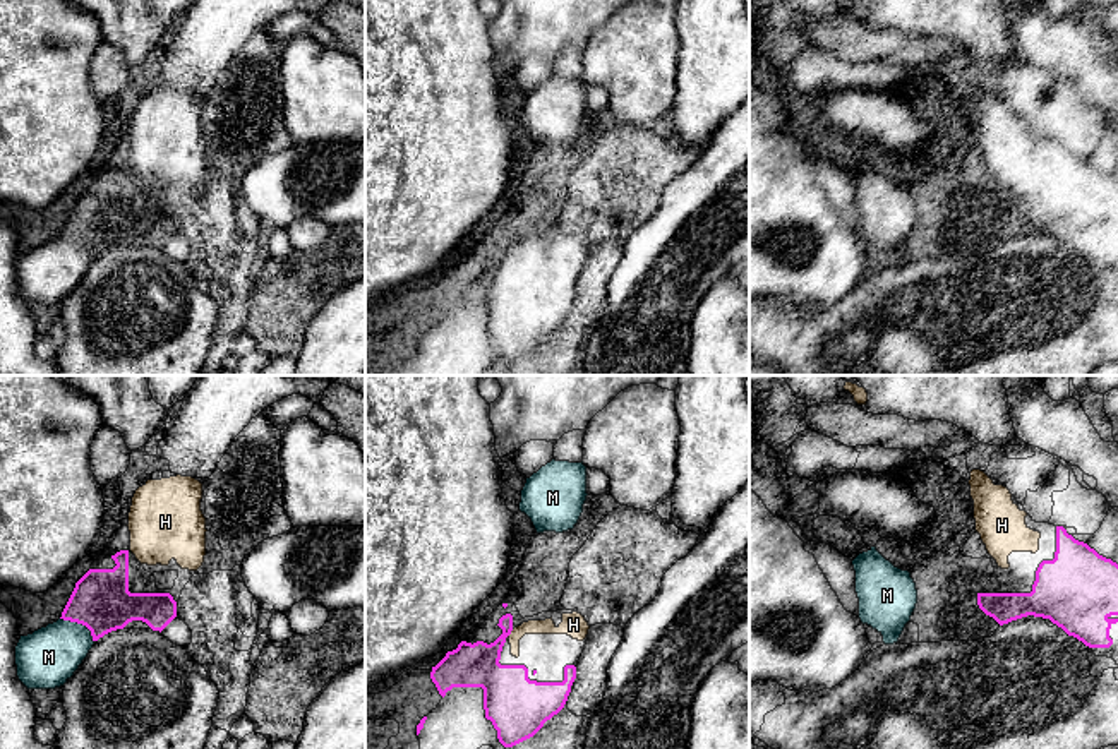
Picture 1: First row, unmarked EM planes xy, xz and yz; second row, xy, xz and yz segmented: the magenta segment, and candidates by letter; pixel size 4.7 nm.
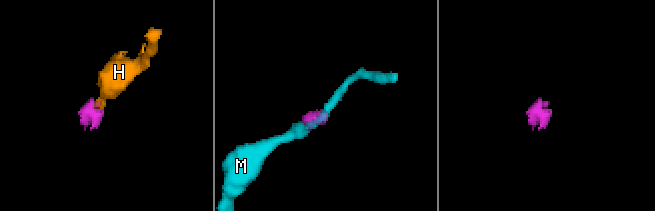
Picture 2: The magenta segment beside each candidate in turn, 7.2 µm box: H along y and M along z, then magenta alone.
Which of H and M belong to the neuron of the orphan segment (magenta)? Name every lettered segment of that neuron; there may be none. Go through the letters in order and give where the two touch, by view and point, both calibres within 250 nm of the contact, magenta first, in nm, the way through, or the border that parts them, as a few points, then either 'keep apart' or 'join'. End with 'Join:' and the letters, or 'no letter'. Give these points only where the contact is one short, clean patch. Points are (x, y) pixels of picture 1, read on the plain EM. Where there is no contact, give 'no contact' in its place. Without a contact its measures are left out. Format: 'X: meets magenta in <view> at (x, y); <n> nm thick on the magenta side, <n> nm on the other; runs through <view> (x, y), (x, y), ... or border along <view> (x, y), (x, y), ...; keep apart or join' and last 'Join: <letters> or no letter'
H: meets magenta in xz at (510, 249); 200 nm thick on the magenta side, 70 nm on the other; runs through xz (470, 281), (475, 281), (510, 249), (547, 242); join
M: meets magenta in xy at (81, 239); 280 nm thick on the magenta side, 280 nm on the other; keep apart
Join: H

